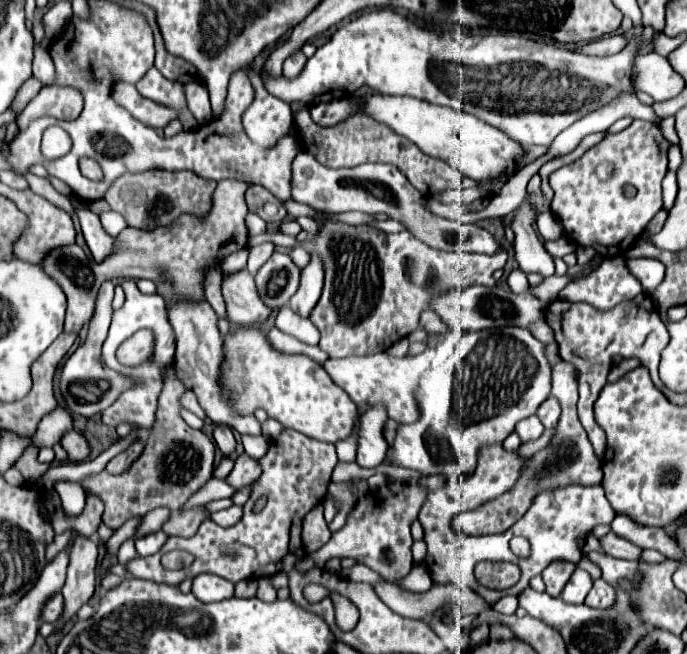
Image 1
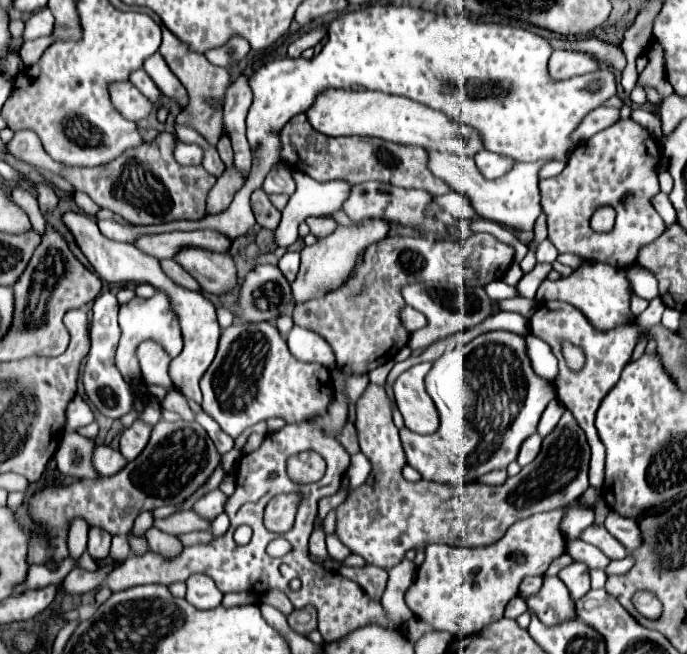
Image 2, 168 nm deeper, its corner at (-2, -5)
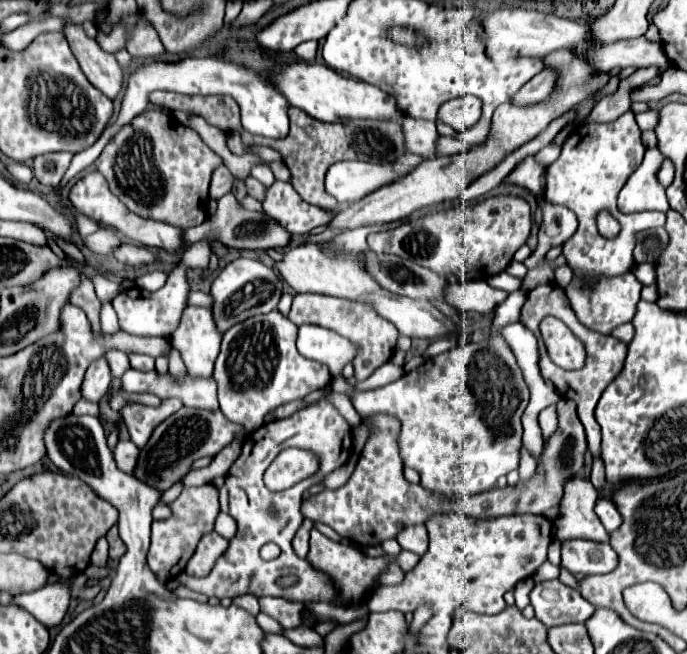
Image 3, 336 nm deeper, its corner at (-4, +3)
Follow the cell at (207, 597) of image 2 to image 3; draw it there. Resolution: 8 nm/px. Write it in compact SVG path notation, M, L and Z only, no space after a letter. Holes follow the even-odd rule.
M216 531L204 535L184 571L194 577L208 575L212 571L212 567L216 565L218 557L224 553L224 549L228 549L228 541L224 537L220 537Z

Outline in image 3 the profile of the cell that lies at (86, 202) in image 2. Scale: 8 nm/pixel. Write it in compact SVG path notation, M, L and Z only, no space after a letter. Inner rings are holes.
M92 171L92 173L84 175L82 179L78 179L78 181L72 185L72 189L70 189L70 193L68 193L68 199L72 201L72 205L74 205L82 215L86 215L86 217L98 221L100 225L110 225L112 229L116 229L122 237L126 237L126 239L132 241L132 243L150 245L150 247L162 247L162 249L168 249L168 251L174 251L174 249L180 249L180 247L182 247L182 241L180 241L182 229L172 227L172 225L166 225L166 223L160 223L160 221L142 219L142 217L138 217L136 213L128 211L128 209L120 203L120 199L110 193L106 179L104 179L102 173L98 173L98 171Z

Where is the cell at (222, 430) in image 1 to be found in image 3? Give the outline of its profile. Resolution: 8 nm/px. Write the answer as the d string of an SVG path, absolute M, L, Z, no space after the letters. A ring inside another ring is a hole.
M278 309L266 315L250 317L224 333L214 367L214 379L218 383L220 409L230 421L254 431L262 427L268 411L288 401L304 399L308 393L332 381L326 365L310 361L298 353L296 333L298 327Z

